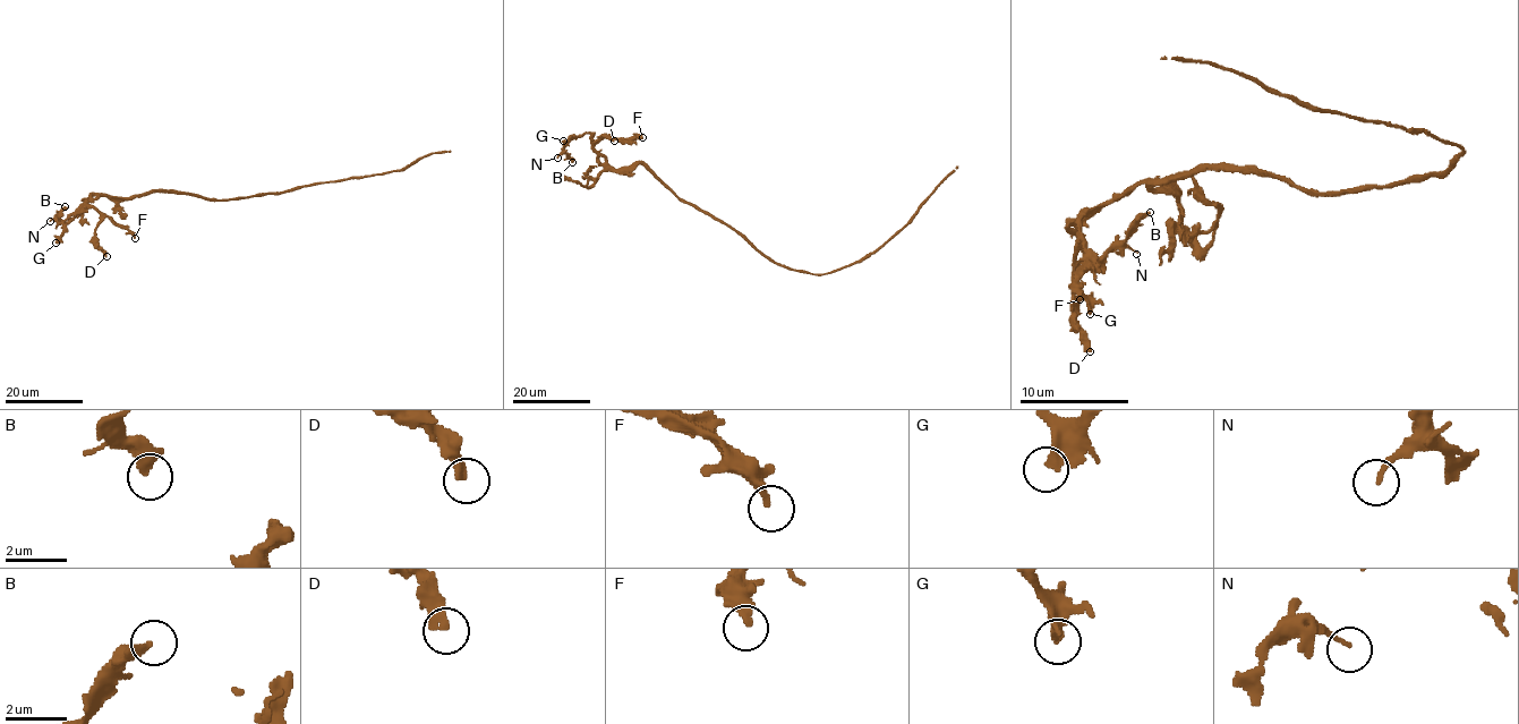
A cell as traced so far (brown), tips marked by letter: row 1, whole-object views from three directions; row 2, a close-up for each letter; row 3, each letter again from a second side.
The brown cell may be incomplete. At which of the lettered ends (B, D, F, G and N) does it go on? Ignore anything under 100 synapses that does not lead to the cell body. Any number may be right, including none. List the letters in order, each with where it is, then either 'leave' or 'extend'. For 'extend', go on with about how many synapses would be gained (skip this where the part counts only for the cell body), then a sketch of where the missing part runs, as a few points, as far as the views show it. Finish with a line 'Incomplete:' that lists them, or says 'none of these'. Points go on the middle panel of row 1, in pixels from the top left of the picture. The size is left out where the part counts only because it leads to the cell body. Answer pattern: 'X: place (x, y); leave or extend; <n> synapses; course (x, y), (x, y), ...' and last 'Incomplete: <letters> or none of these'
B: place (572, 162); leave
D: place (614, 141); leave
F: place (642, 137); leave
G: place (563, 141); leave
N: place (557, 158); leave
Incomplete: none of these

